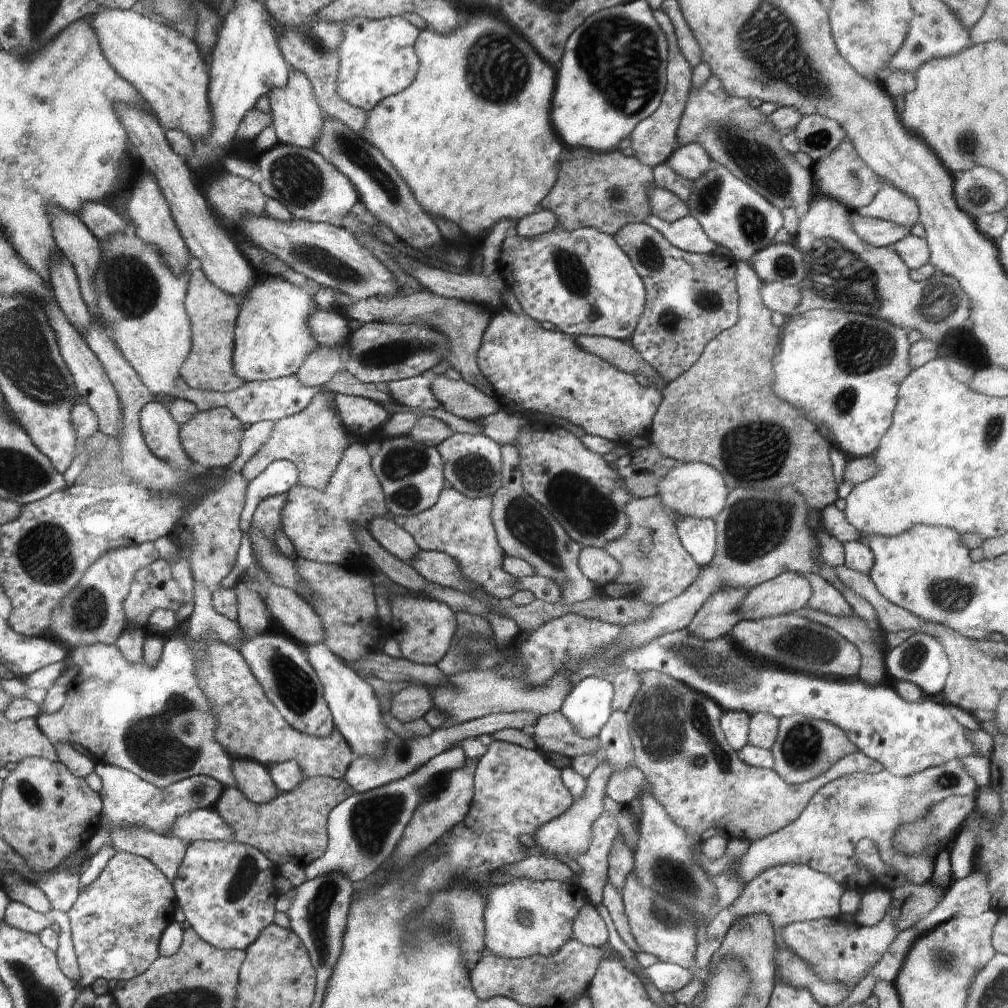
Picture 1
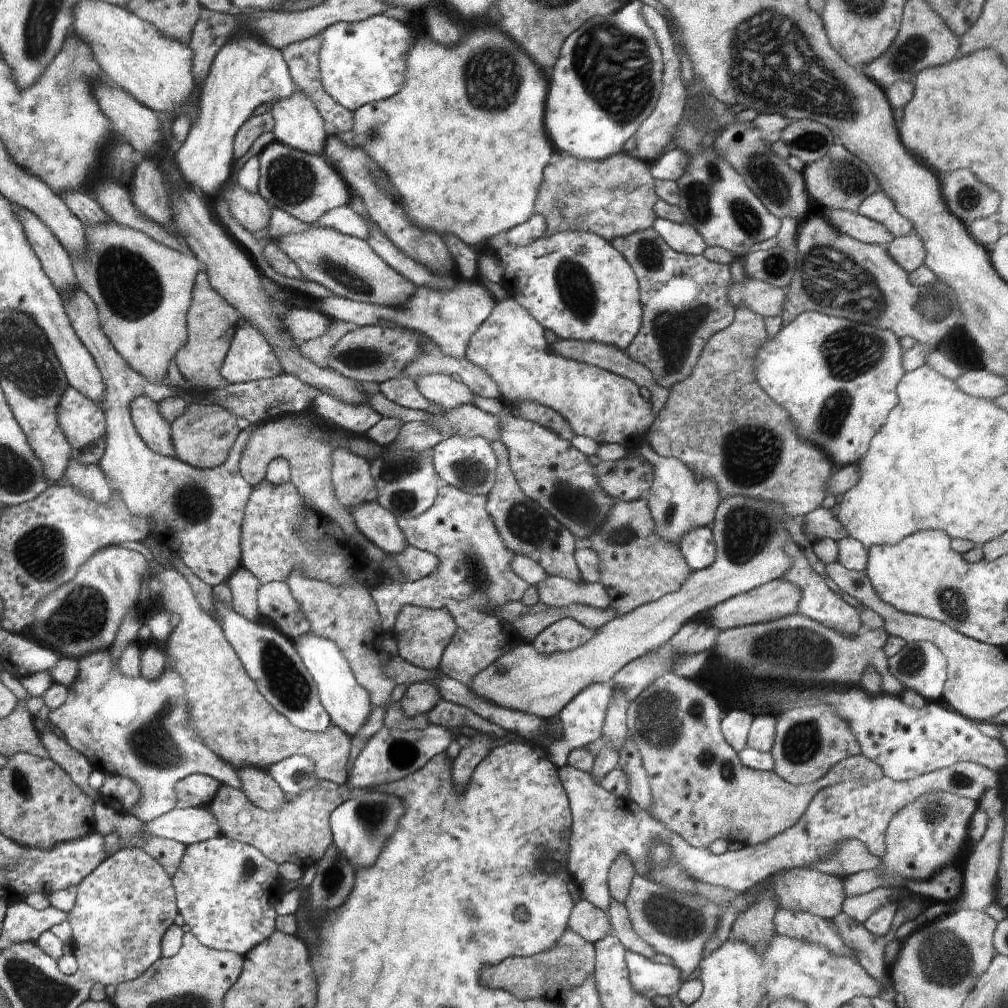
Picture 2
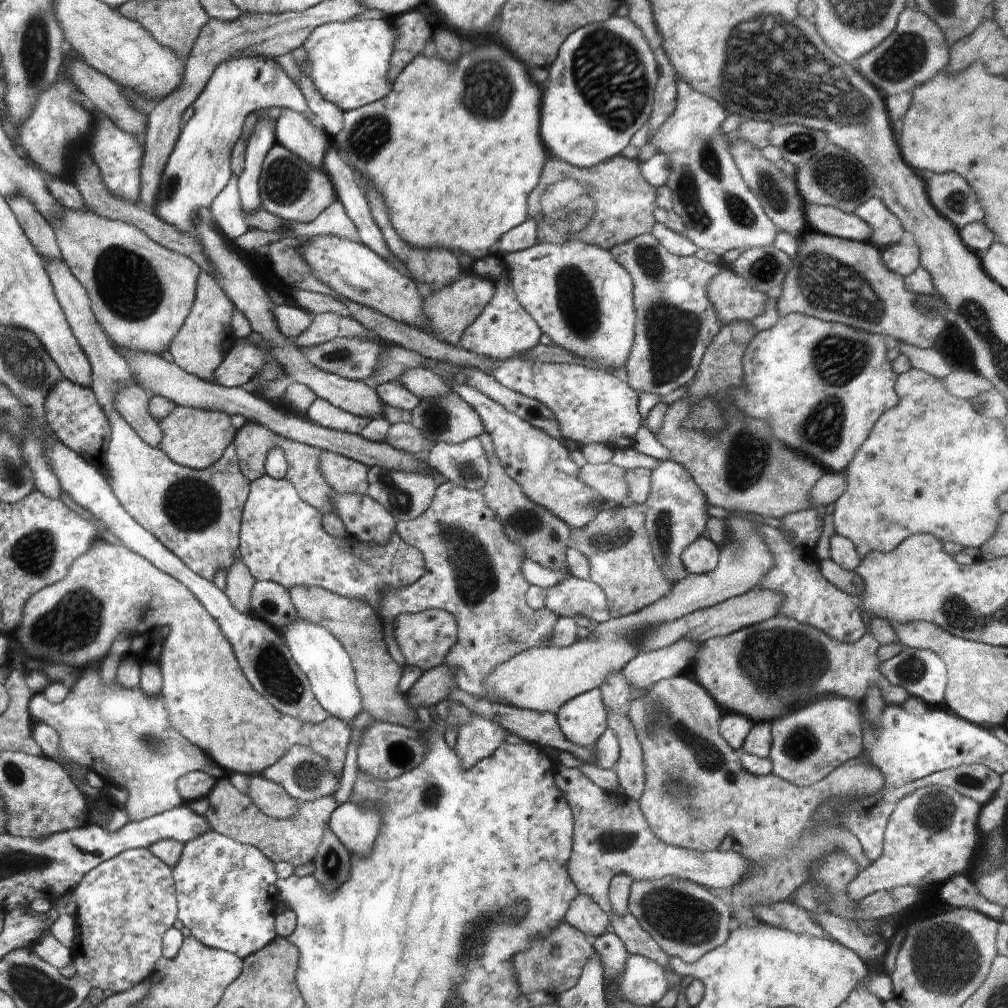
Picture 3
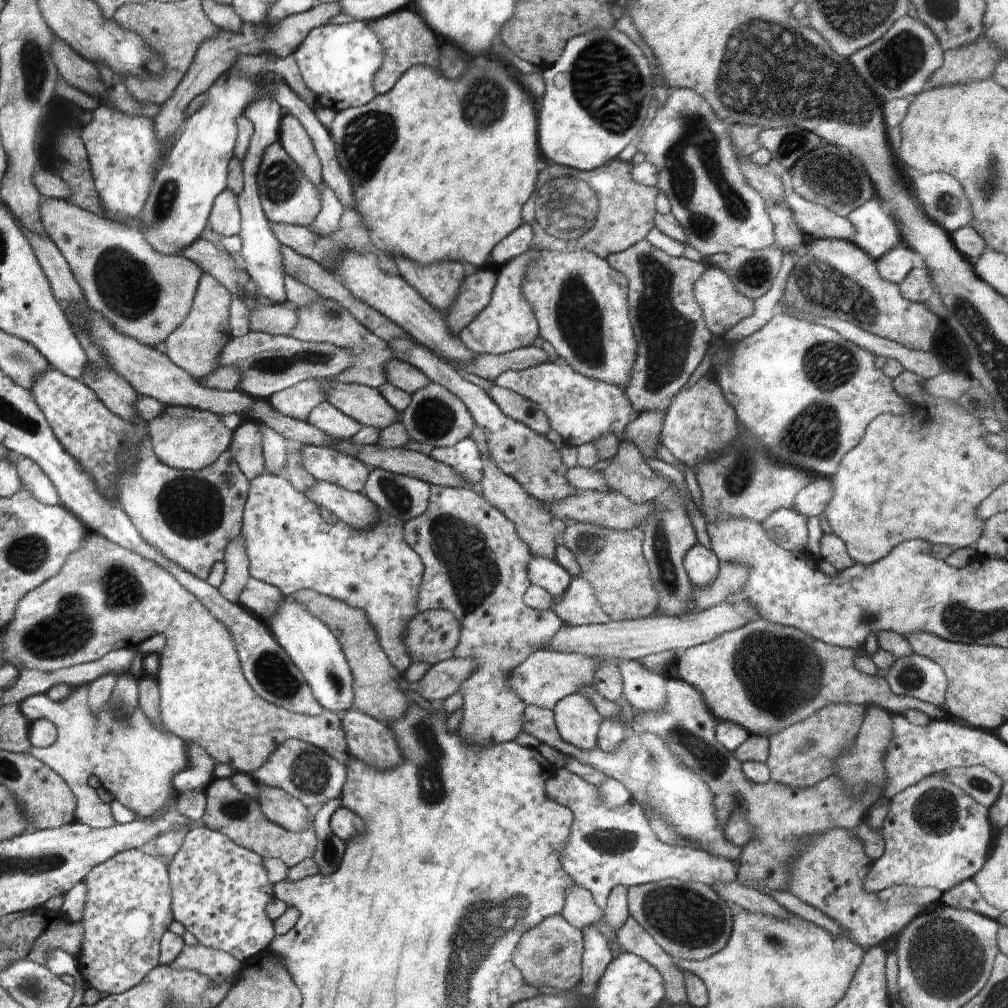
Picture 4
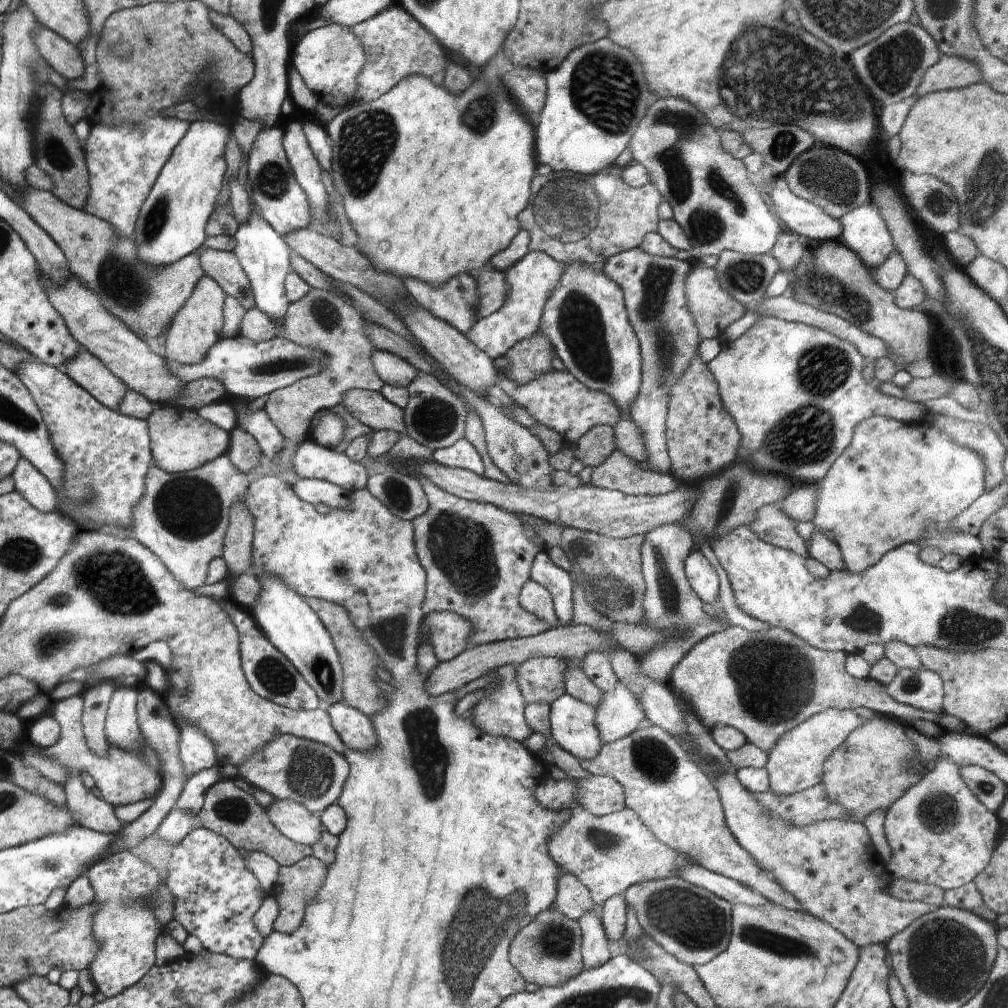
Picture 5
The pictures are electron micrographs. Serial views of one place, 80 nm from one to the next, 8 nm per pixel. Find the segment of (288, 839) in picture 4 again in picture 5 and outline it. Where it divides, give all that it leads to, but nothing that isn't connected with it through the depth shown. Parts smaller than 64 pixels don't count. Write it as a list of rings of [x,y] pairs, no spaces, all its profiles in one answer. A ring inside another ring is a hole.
[[[223,778],[205,793],[205,805],[198,812],[197,825],[224,836],[234,848],[243,851],[261,851],[270,855],[279,865],[292,865],[312,855],[312,848],[289,841],[270,821],[268,812],[257,804],[252,792],[242,789],[233,779]]]

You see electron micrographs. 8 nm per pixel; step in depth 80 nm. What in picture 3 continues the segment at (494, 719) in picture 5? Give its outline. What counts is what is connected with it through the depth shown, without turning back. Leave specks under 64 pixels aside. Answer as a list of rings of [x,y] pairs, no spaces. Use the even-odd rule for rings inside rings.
[[[444,482],[436,488],[430,506],[418,518],[407,523],[398,523],[395,530],[402,540],[420,551],[424,557],[425,572],[422,576],[398,592],[388,592],[382,598],[381,618],[393,624],[400,613],[417,613],[426,609],[442,609],[455,616],[458,626],[456,644],[446,654],[445,662],[454,668],[454,682],[462,692],[478,700],[488,700],[498,706],[512,706],[485,688],[486,678],[506,660],[512,660],[520,652],[530,648],[550,645],[550,636],[559,617],[550,610],[534,610],[525,601],[525,592],[530,588],[521,572],[522,560],[526,558],[522,546],[506,536],[498,512],[488,508],[483,494],[478,489],[458,488],[452,482]],[[471,713],[470,722],[456,728],[455,750],[462,760],[462,768],[472,768],[478,760],[492,756],[511,734],[502,724],[498,724],[498,720]]]

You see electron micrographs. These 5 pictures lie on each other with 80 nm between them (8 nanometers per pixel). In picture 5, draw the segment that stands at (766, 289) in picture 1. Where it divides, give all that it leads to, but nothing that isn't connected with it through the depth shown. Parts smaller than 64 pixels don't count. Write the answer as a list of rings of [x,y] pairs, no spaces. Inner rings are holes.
[[[694,265],[688,278],[684,280],[684,296],[686,296],[686,306],[692,314],[693,325],[696,326],[696,332],[702,339],[723,338],[726,327],[731,326],[746,314],[746,305],[740,304],[726,290],[720,288],[714,268]]]

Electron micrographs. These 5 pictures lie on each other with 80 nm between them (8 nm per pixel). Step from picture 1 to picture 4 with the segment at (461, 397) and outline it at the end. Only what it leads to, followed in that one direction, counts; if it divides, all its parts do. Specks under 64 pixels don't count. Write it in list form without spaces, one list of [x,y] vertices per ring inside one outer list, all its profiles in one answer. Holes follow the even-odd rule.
[[[394,358],[386,362],[384,372],[386,372],[386,382],[409,394],[420,388],[426,388],[431,382],[418,368]]]

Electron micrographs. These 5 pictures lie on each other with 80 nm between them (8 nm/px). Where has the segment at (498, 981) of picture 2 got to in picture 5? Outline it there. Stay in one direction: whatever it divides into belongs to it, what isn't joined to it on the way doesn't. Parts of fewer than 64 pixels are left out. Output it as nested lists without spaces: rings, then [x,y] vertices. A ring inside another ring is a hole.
[[[551,907],[540,912],[530,924],[518,930],[518,934],[510,942],[509,962],[525,982],[540,987],[556,987],[562,982],[572,980],[584,969],[581,940],[579,922]]]

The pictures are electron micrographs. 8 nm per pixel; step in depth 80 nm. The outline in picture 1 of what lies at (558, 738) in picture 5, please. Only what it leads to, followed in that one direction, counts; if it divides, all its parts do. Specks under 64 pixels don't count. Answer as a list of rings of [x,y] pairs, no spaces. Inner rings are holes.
[[[585,677],[570,690],[560,712],[582,738],[594,738],[612,715],[613,697],[610,678]]]

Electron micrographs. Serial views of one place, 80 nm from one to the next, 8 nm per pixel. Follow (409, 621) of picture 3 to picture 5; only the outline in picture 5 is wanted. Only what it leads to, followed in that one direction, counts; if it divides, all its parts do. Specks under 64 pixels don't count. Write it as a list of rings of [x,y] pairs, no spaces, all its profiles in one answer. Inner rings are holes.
[[[451,611],[424,616],[420,626],[420,643],[430,640],[438,662],[448,662],[470,649],[474,626],[470,620]]]

